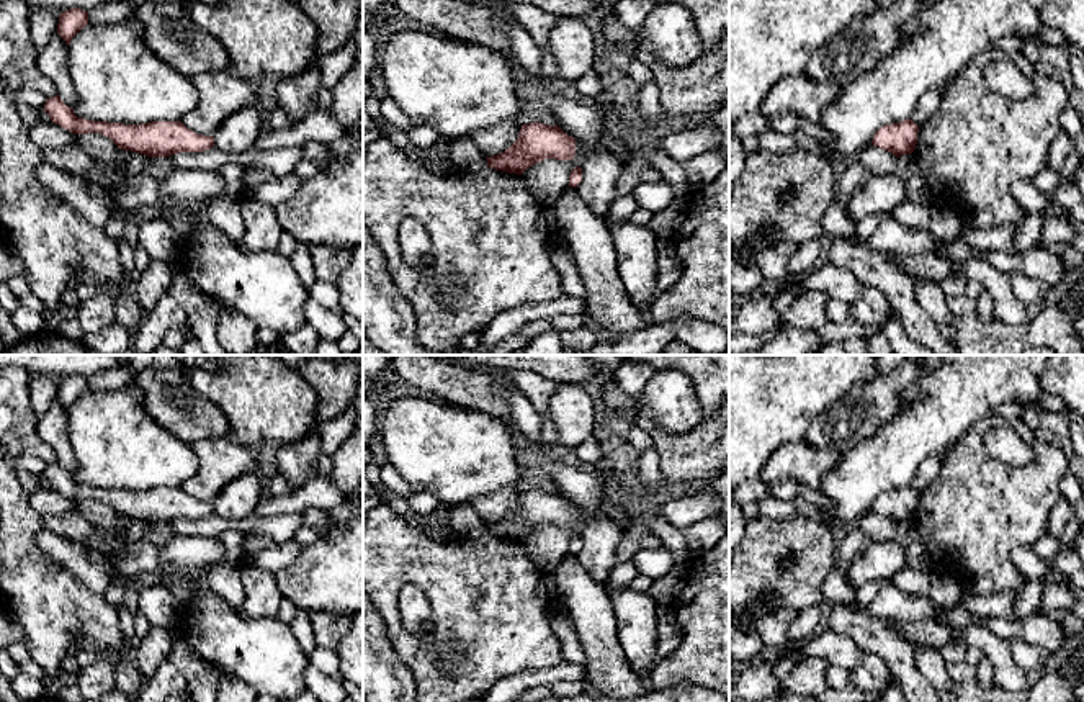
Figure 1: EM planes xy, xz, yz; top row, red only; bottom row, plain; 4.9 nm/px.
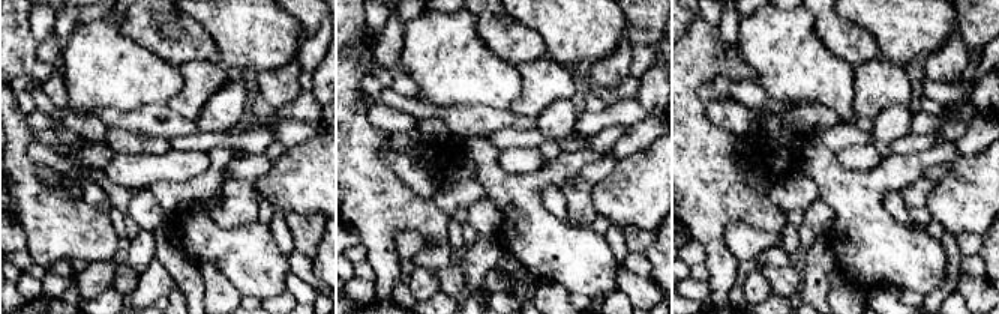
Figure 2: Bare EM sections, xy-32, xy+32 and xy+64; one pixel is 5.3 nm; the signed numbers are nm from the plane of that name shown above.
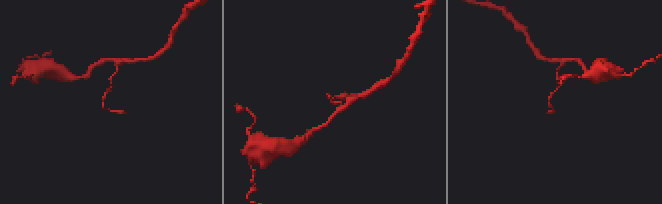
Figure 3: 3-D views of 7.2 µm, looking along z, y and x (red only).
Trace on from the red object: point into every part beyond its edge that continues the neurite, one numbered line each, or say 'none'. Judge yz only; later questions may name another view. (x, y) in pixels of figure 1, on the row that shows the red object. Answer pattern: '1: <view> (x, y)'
none

